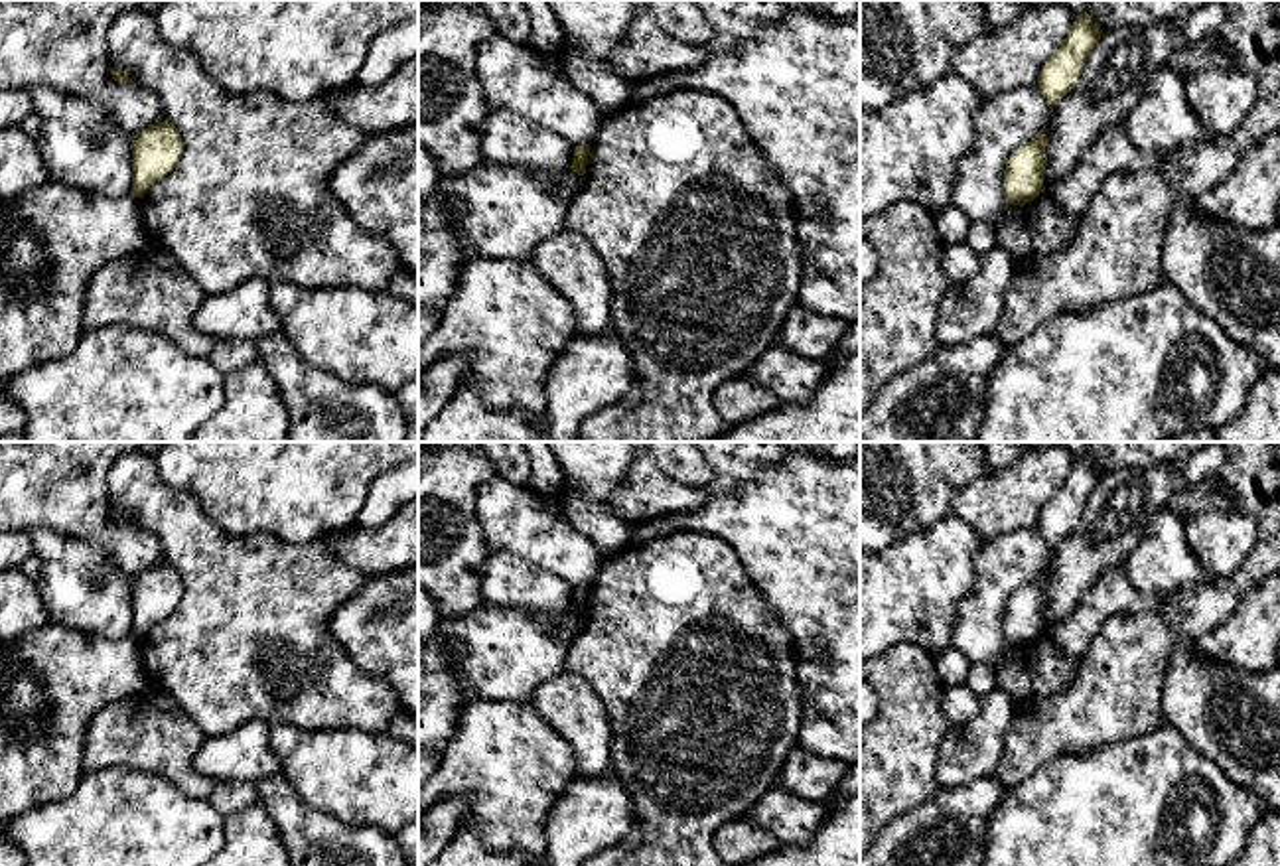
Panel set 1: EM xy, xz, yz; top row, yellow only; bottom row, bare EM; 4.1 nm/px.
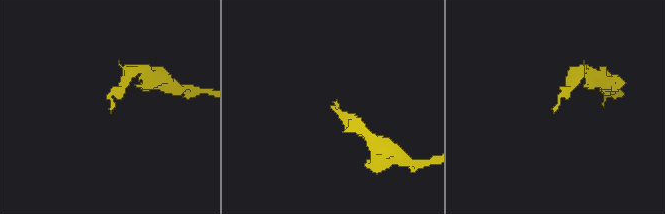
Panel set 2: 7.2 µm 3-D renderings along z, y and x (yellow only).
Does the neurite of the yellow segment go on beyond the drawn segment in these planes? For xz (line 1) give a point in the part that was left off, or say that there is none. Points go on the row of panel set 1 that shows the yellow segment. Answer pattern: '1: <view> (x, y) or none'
1: none

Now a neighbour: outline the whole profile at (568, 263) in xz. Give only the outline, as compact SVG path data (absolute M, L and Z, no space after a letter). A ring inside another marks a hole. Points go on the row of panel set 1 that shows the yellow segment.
M574 231L556 233L536 245L529 262L572 306L574 339L609 327L611 282L590 239Z

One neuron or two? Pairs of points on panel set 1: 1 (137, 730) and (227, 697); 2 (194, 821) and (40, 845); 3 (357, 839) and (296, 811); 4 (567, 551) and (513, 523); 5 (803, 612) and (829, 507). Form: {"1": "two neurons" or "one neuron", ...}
{"1": "two neurons", "2": "one neuron", "3": "one neuron", "4": "one neuron", "5": "one neuron"}

